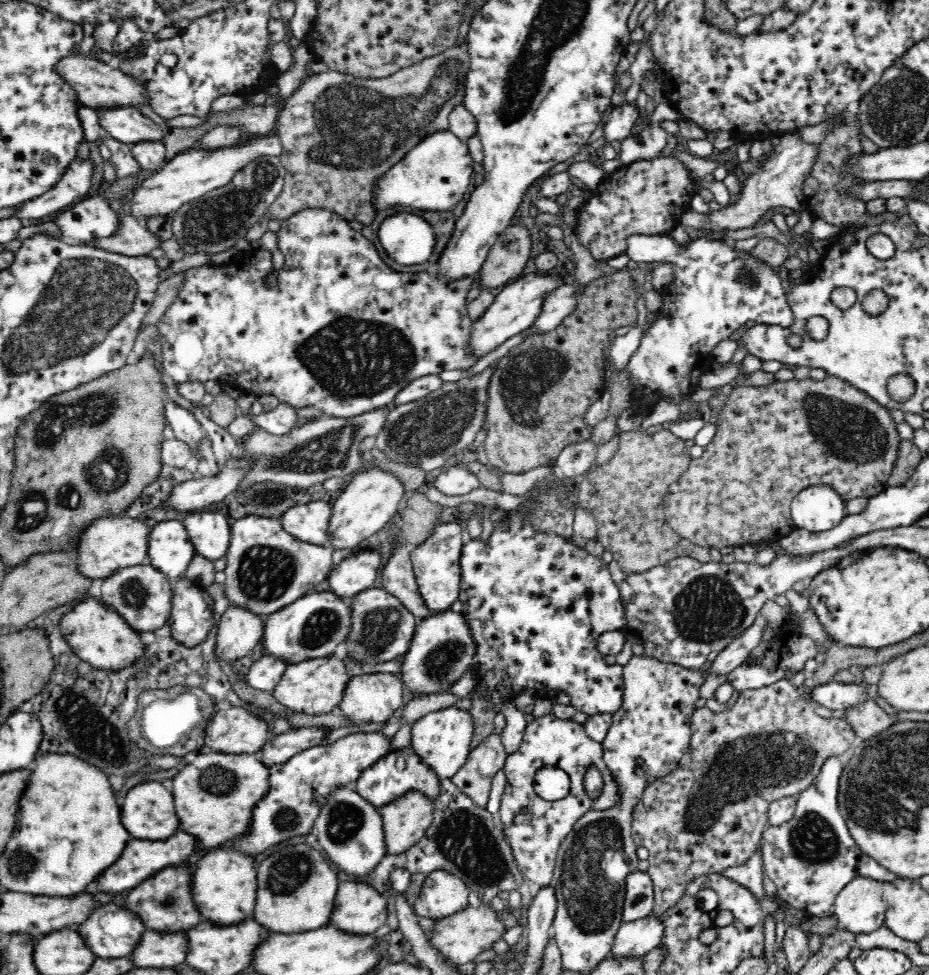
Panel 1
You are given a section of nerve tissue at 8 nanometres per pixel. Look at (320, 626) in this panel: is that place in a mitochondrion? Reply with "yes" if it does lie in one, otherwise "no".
yes

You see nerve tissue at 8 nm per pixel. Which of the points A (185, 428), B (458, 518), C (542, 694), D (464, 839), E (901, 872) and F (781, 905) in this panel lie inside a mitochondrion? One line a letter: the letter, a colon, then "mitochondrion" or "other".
A: other
B: other
C: other
D: mitochondrion
E: other
F: other

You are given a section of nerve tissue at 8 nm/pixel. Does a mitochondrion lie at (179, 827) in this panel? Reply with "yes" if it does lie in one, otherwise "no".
no

